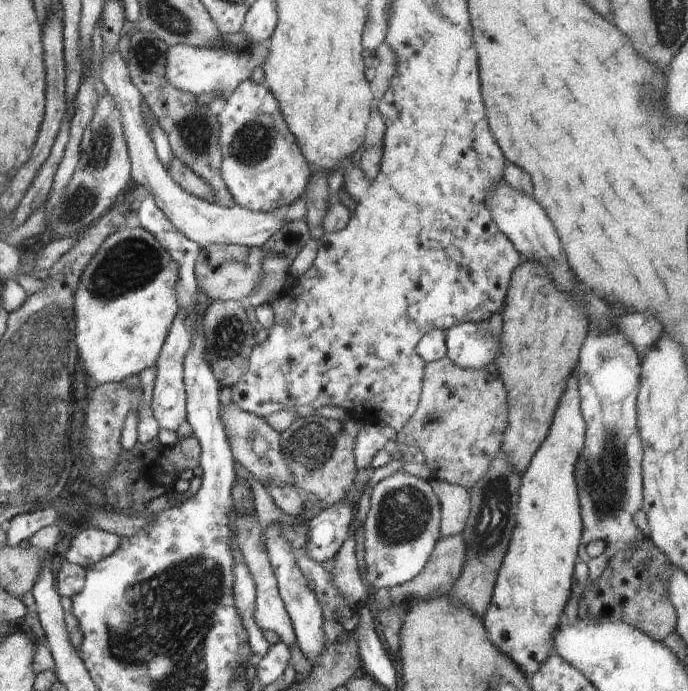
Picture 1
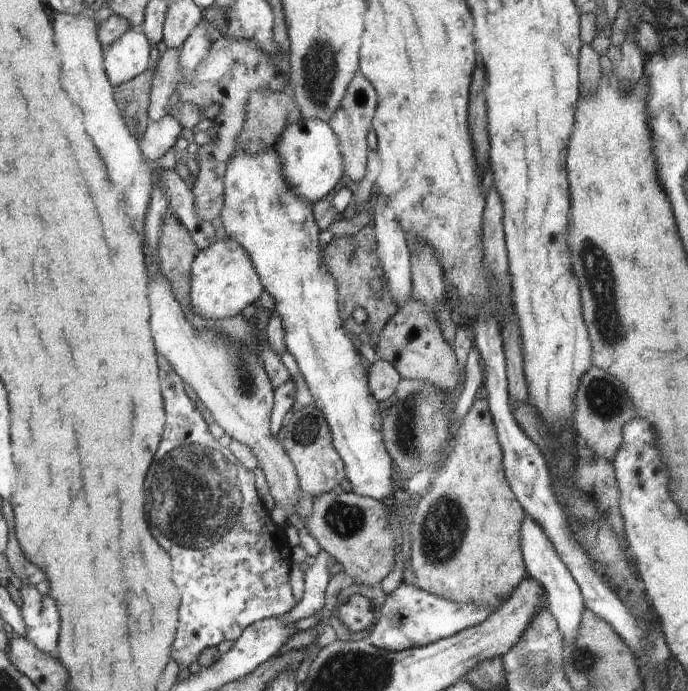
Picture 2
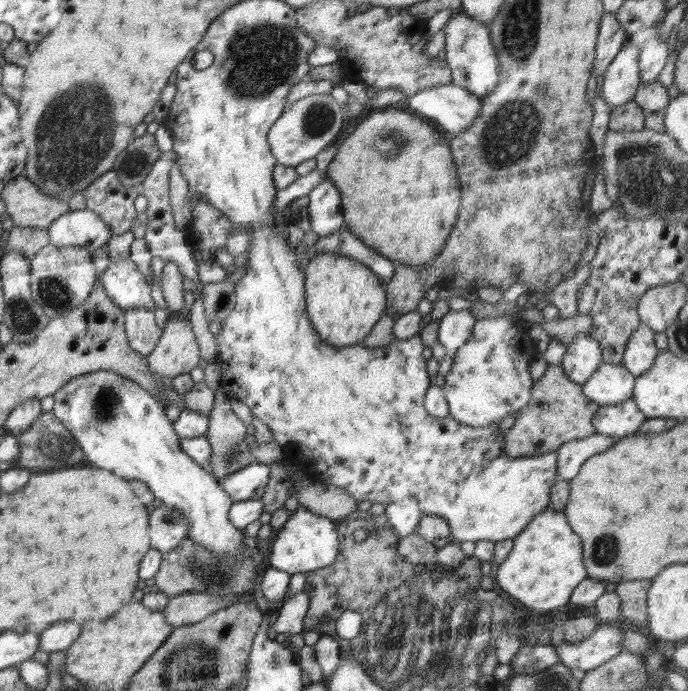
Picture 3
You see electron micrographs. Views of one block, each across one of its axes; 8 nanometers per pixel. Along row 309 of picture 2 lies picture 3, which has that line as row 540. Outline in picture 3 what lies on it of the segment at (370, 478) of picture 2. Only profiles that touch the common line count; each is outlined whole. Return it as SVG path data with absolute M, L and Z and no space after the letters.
M299 505L274 538L270 552L270 566L288 571L291 575L315 571L335 562L339 546L339 534L335 522Z

